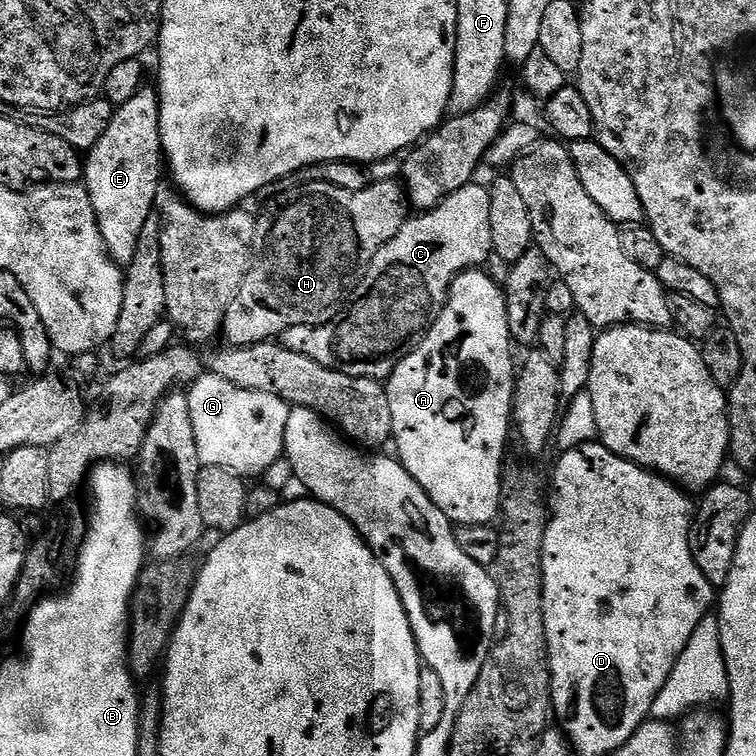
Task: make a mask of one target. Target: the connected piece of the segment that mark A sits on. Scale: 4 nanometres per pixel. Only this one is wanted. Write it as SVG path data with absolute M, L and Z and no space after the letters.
M469 270L460 273L452 283L452 289L448 292L448 302L444 305L442 314L432 324L432 328L424 336L423 342L412 351L409 356L401 360L400 365L394 369L392 375L386 381L388 401L390 402L390 414L392 415L392 440L396 444L395 455L398 457L404 469L409 472L426 490L426 494L446 514L453 525L462 524L492 524L500 516L500 502L502 499L502 473L505 471L504 447L510 440L510 425L512 422L512 395L516 389L517 361L512 361L512 348L514 341L510 334L510 326L506 322L506 302L504 290L499 283L496 284L484 273L484 270Z

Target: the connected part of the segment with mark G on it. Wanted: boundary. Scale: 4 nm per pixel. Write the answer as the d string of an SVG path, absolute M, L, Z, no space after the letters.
M211 374L198 377L195 384L187 389L187 394L190 402L190 422L194 422L194 442L198 442L201 465L229 468L245 478L263 477L268 468L283 457L286 418L290 406L282 398L266 394L262 390L246 390L242 386L234 386L234 382Z

